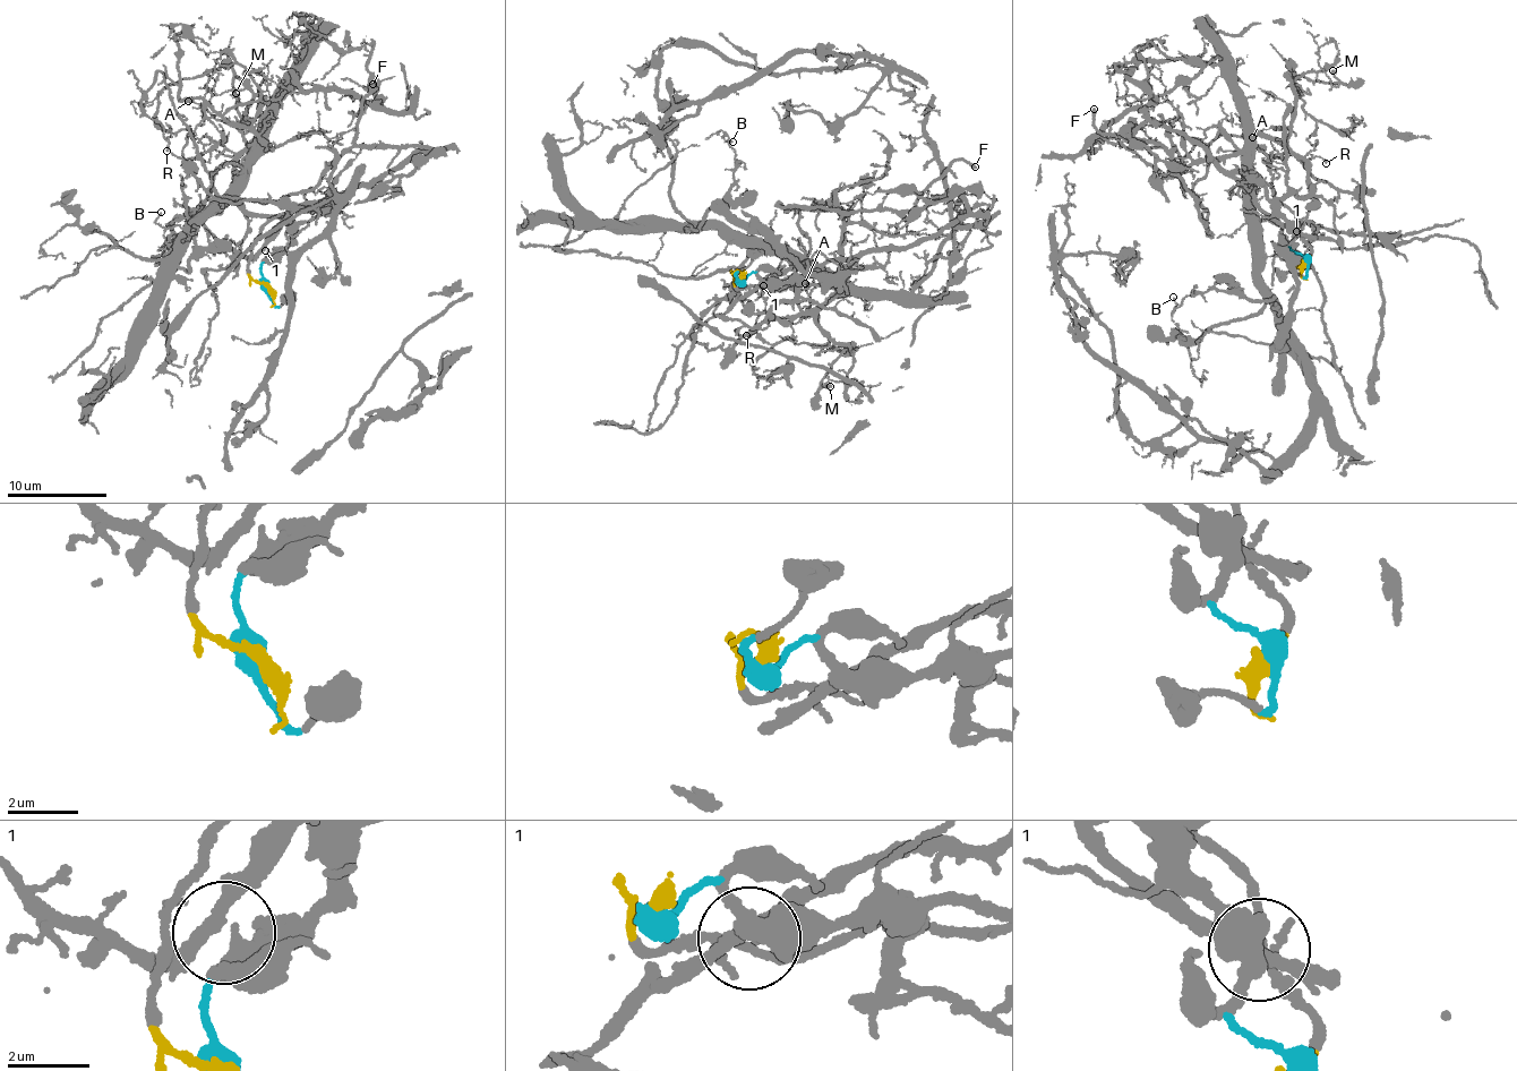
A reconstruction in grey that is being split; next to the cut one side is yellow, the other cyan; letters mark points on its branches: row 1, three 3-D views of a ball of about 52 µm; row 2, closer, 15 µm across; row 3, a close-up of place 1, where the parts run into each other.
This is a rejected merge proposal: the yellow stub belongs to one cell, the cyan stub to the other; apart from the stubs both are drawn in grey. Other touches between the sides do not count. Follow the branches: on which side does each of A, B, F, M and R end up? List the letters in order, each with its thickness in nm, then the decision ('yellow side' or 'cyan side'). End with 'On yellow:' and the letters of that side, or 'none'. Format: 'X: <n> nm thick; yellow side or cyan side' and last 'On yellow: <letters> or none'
A: 140 nm thick; cyan side
B: 130 nm thick; cyan side
F: 320 nm thick; yellow side
M: 190 nm thick; cyan side
R: 130 nm thick; yellow side
On yellow: F, R

